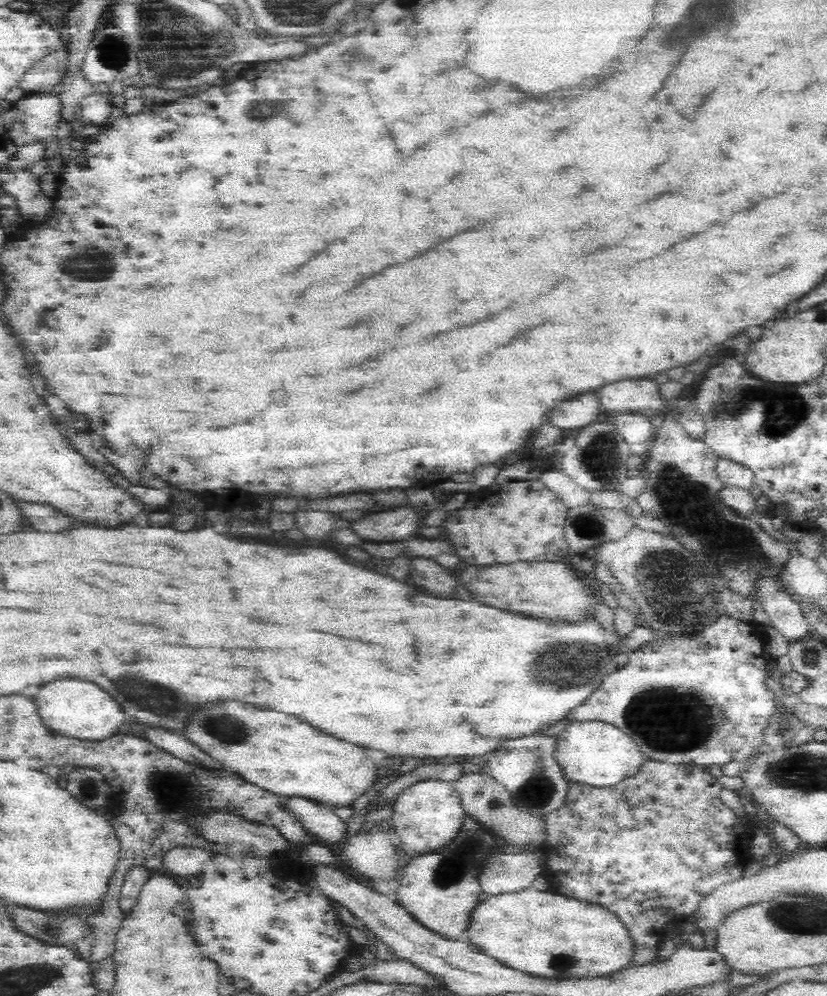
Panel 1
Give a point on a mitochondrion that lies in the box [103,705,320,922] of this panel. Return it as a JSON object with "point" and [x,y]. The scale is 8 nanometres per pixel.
{"point":[221,724]}

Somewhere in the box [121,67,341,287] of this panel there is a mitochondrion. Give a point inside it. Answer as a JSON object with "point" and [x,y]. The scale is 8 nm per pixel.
{"point":[276,108]}

